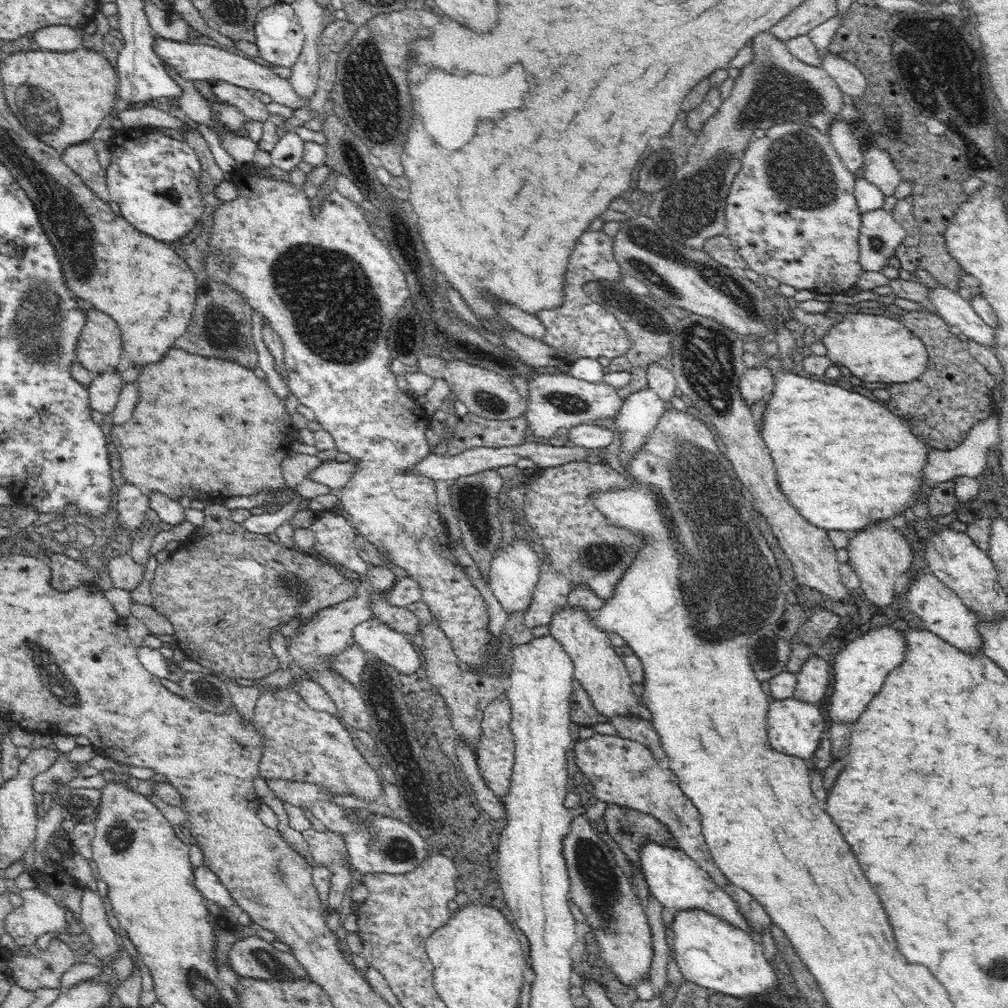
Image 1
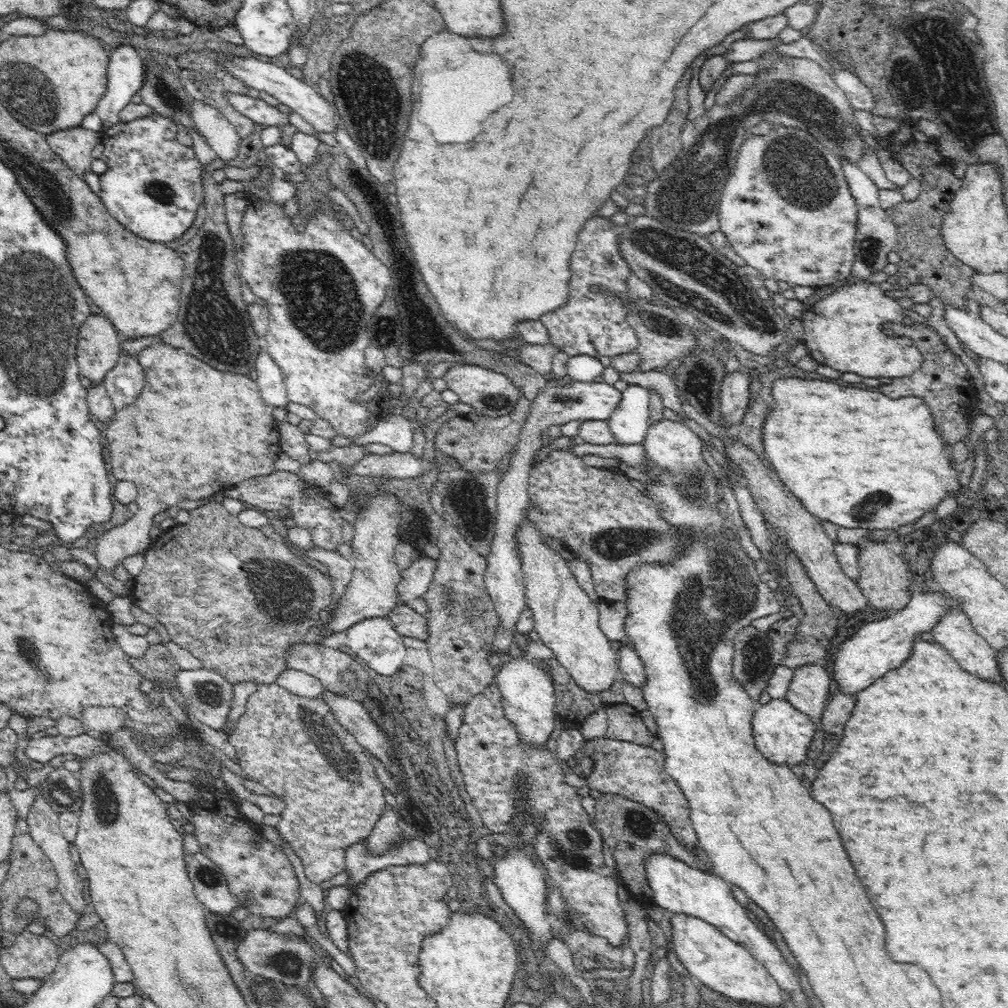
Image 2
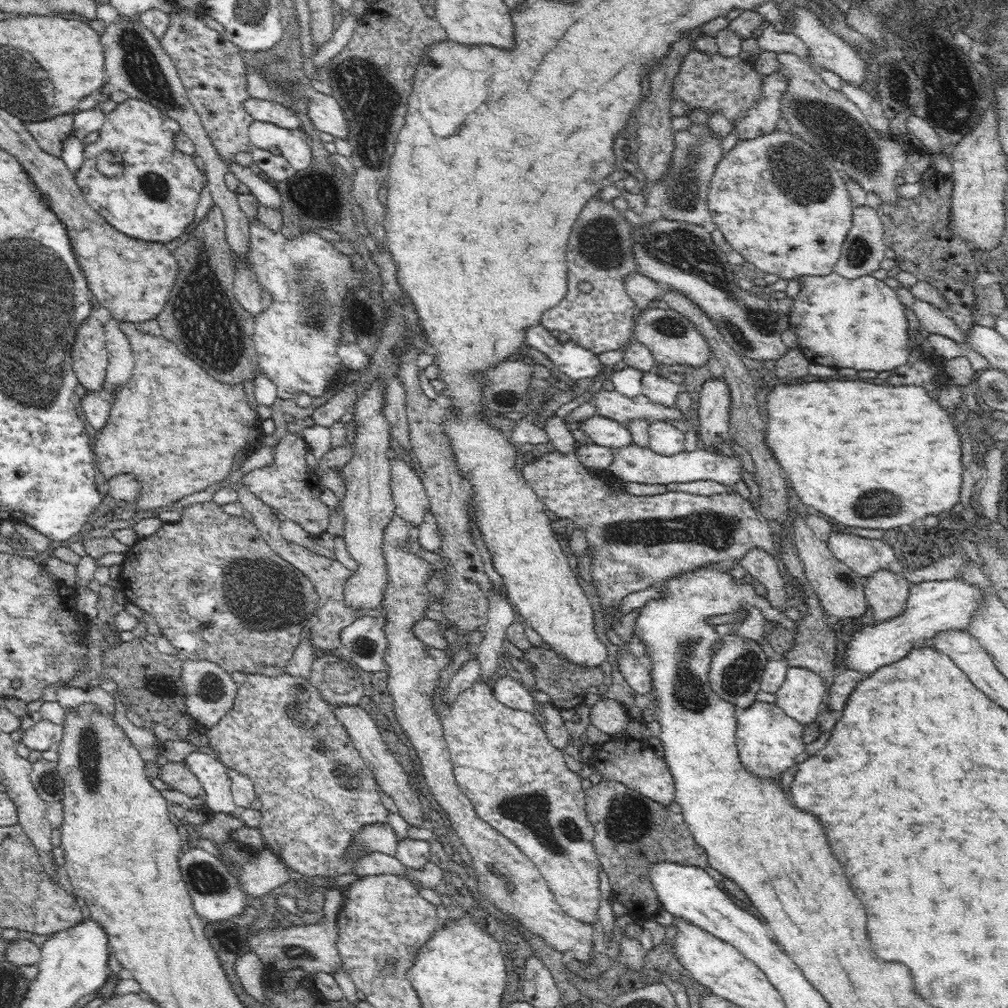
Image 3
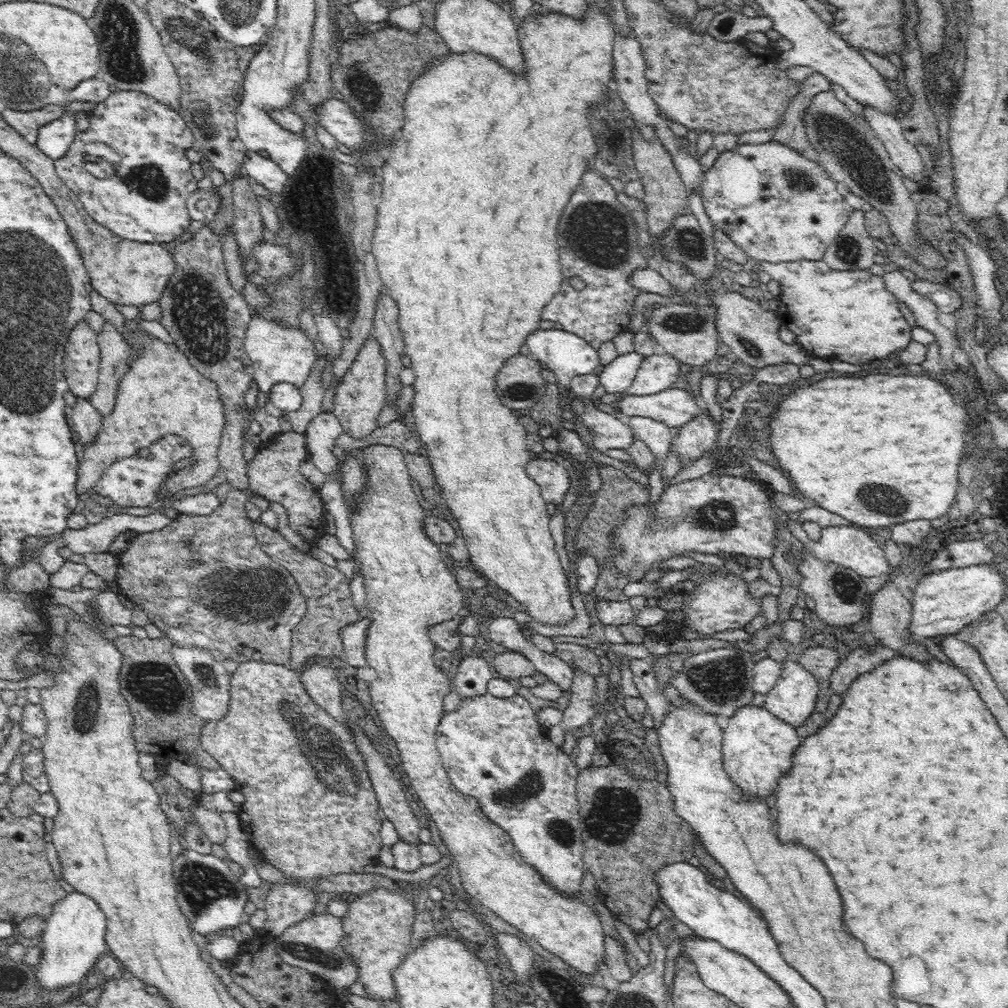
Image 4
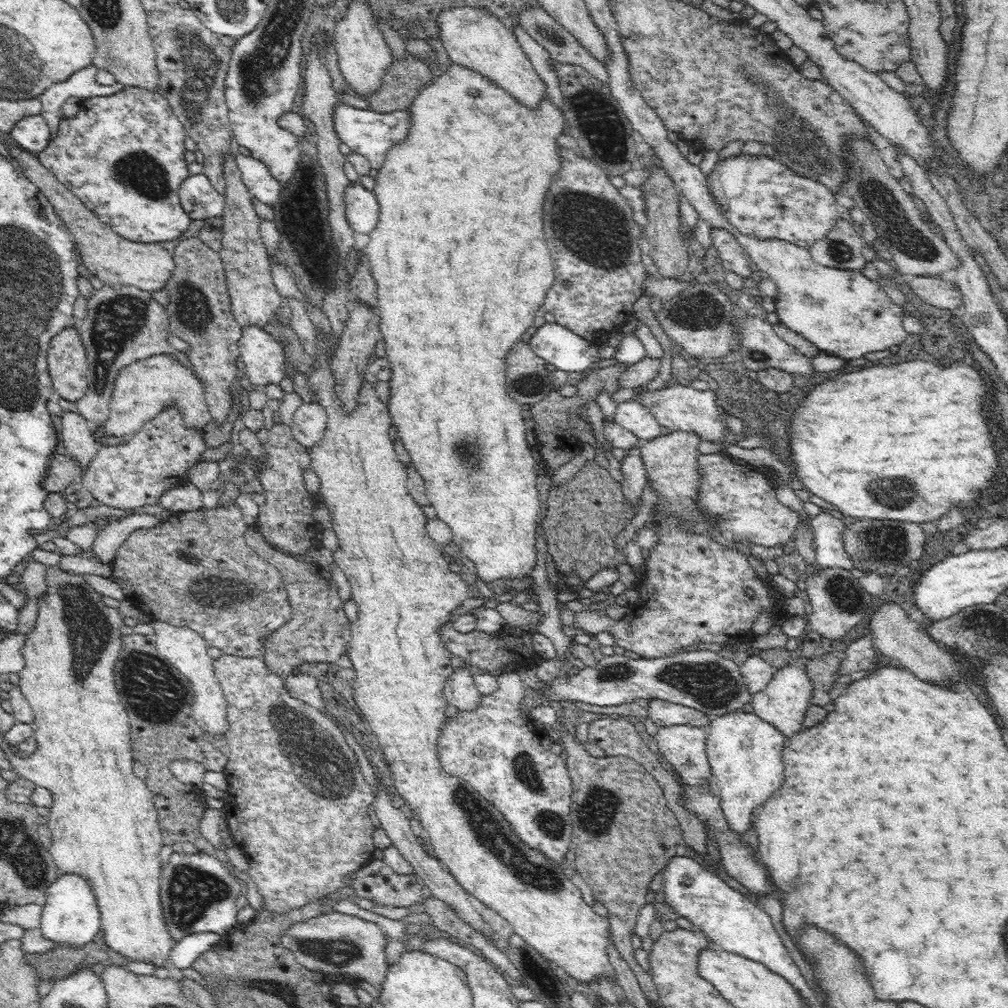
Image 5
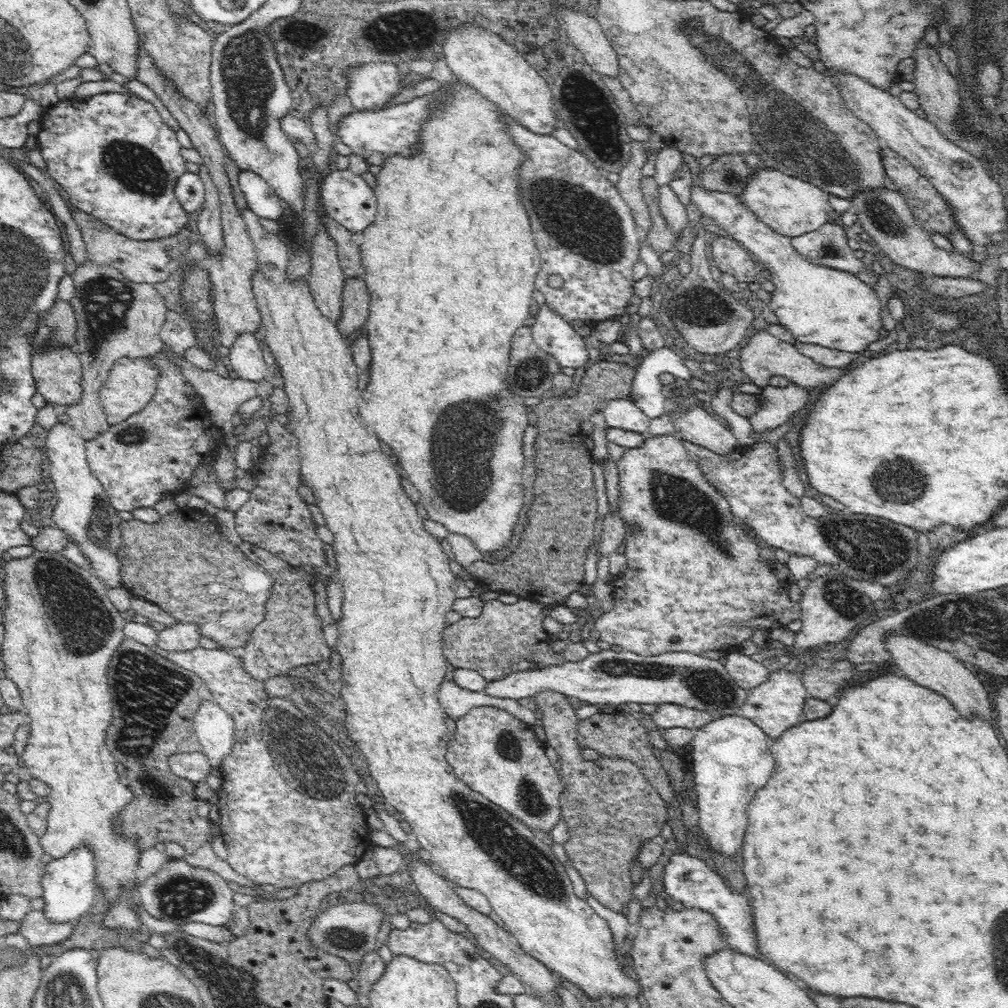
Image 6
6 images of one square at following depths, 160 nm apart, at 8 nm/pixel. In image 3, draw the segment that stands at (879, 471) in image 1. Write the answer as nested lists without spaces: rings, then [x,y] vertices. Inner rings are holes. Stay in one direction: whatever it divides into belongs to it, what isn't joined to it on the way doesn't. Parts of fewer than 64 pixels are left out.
[[[776,382],[767,397],[767,417],[765,427],[765,442],[772,452],[780,468],[786,472],[785,476],[790,486],[798,492],[803,505],[814,513],[822,513],[837,521],[840,525],[854,528],[875,528],[880,530],[898,529],[910,522],[926,519],[929,515],[944,514],[960,500],[963,483],[962,472],[962,442],[952,426],[952,418],[946,410],[942,410],[936,400],[928,396],[928,391],[921,386],[880,386],[868,382],[808,382],[786,386]]]

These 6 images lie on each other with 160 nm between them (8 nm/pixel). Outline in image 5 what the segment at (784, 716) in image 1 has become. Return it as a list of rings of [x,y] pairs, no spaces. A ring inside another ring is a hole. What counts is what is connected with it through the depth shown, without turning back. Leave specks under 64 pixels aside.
[[[738,710],[713,720],[707,730],[707,760],[720,794],[720,811],[727,826],[736,832],[750,828],[752,810],[782,786],[782,751],[787,736],[753,712]]]

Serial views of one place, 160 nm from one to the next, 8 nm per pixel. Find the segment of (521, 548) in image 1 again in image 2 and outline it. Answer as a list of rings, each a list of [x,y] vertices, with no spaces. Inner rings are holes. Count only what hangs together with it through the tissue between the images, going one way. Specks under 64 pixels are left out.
[[[572,380],[567,384],[548,383],[531,401],[528,418],[522,425],[518,445],[512,452],[510,468],[503,474],[497,490],[496,530],[491,544],[490,554],[486,557],[487,567],[484,575],[485,586],[491,596],[501,624],[493,641],[494,652],[506,656],[508,646],[512,644],[513,634],[521,612],[527,609],[526,579],[522,570],[522,559],[519,553],[517,536],[522,520],[527,517],[529,509],[530,472],[538,452],[544,447],[542,436],[550,426],[562,426],[572,420],[608,420],[613,410],[621,401],[621,392],[614,385],[606,382],[580,382]]]

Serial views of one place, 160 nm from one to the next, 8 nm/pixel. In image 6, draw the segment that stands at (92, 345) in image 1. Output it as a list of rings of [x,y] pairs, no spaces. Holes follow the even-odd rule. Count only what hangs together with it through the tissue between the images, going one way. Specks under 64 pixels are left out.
[[[56,344],[36,350],[31,360],[35,388],[52,404],[74,404],[83,395],[81,360],[69,347]]]

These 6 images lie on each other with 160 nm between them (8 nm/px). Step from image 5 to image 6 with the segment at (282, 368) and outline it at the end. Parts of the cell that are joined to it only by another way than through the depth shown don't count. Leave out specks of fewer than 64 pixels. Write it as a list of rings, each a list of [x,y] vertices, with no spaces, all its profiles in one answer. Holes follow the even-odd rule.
[[[242,332],[230,348],[230,364],[241,379],[260,382],[269,372],[265,351],[260,338],[254,332]]]

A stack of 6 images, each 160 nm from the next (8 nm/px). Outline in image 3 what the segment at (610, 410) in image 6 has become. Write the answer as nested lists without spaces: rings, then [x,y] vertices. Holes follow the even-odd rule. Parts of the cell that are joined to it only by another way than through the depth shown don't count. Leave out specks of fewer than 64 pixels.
[[[653,421],[648,427],[649,444],[647,447],[661,456],[676,456],[685,451],[684,432],[670,422]]]

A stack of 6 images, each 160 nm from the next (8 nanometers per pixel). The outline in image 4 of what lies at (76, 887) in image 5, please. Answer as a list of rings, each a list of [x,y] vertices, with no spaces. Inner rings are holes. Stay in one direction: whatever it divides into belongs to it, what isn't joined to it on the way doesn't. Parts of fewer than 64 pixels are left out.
[[[79,891],[66,894],[51,910],[48,928],[42,936],[43,954],[34,968],[36,983],[41,990],[66,990],[78,986],[96,968],[102,955],[109,953],[105,940],[107,921],[97,902]]]

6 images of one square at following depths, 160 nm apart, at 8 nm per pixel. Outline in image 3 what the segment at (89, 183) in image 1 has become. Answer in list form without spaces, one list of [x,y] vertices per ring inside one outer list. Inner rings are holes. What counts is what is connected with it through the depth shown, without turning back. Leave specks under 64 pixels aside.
[[[60,113],[58,116],[45,117],[43,120],[25,121],[27,129],[38,142],[40,148],[61,158],[63,142],[73,139],[73,114]]]

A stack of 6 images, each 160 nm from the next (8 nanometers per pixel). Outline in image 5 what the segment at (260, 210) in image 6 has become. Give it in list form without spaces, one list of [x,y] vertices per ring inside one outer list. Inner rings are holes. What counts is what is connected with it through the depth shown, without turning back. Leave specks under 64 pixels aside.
[[[238,152],[234,157],[251,196],[256,196],[260,202],[270,206],[278,202],[284,186],[271,175],[268,166],[252,155],[246,156]]]

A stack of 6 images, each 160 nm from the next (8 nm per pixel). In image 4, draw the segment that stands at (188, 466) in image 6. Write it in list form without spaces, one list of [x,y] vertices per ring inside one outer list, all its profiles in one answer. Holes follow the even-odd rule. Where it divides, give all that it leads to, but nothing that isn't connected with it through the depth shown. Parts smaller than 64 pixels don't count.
[[[166,436],[159,439],[159,442],[152,443],[150,446],[150,460],[140,458],[140,456],[132,455],[130,458],[119,459],[114,462],[103,475],[100,476],[98,482],[94,484],[94,491],[98,495],[112,498],[115,504],[120,507],[128,508],[144,508],[148,507],[154,500],[159,498],[160,486],[170,474],[170,468],[182,458],[185,460],[193,454],[189,443],[186,439],[176,438],[176,436]]]

